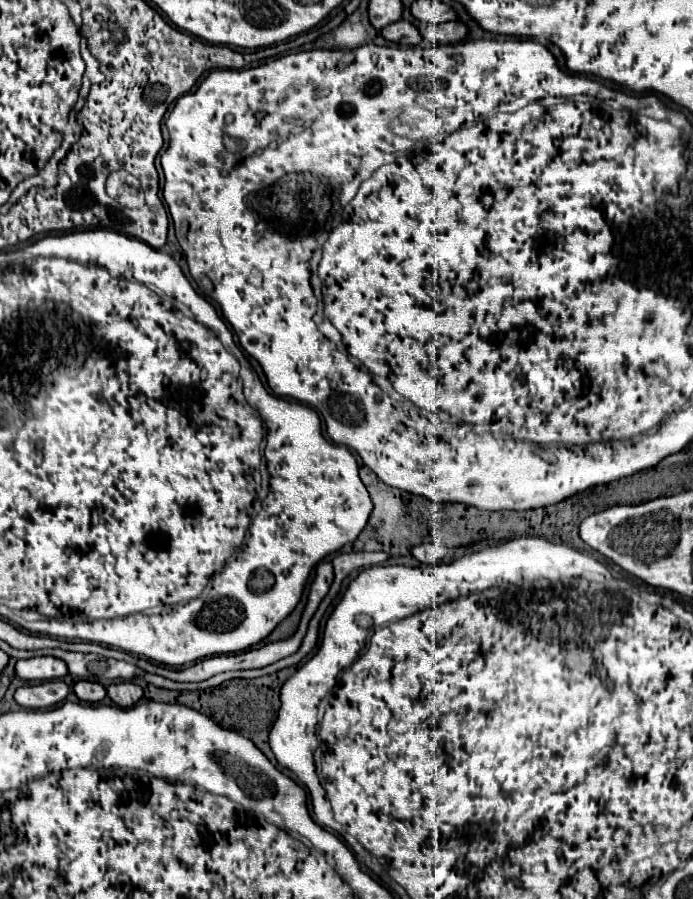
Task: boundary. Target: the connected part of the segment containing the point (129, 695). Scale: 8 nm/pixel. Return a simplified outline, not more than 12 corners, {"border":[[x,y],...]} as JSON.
{"border":[[133,682],[107,686],[117,706],[135,706],[143,698],[141,686]]}

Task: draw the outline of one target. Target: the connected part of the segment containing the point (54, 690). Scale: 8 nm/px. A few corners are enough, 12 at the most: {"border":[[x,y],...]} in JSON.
{"border":[[63,680],[17,688],[15,702],[41,710],[63,702]]}

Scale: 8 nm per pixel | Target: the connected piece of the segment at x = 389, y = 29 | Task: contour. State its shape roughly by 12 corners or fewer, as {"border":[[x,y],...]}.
{"border":[[405,20],[385,26],[381,36],[399,46],[417,46],[419,30]]}

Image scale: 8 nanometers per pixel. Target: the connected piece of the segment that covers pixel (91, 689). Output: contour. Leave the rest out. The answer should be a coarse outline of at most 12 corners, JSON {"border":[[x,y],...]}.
{"border":[[79,680],[73,692],[83,702],[101,702],[105,688],[99,682]]}

